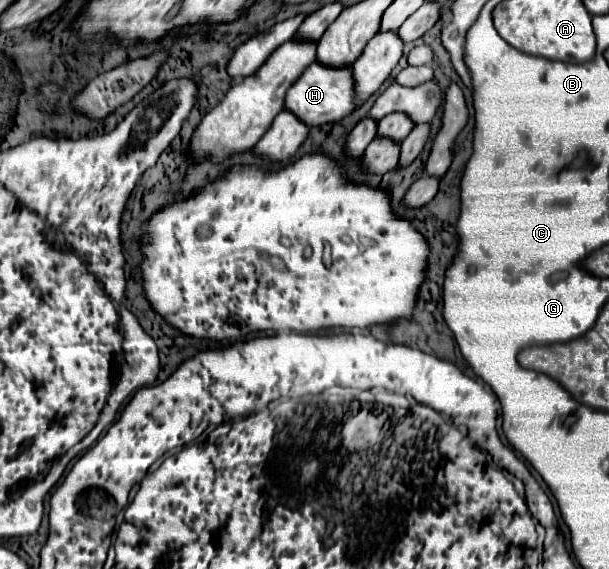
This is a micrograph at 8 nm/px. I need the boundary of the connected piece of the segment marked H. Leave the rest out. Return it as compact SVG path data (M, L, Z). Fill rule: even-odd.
M313 62L307 66L307 70L299 76L299 80L289 88L285 96L285 106L295 112L297 118L303 118L305 124L319 126L325 122L339 122L347 114L355 110L355 78L351 72L351 66L343 68L331 68L325 64Z

